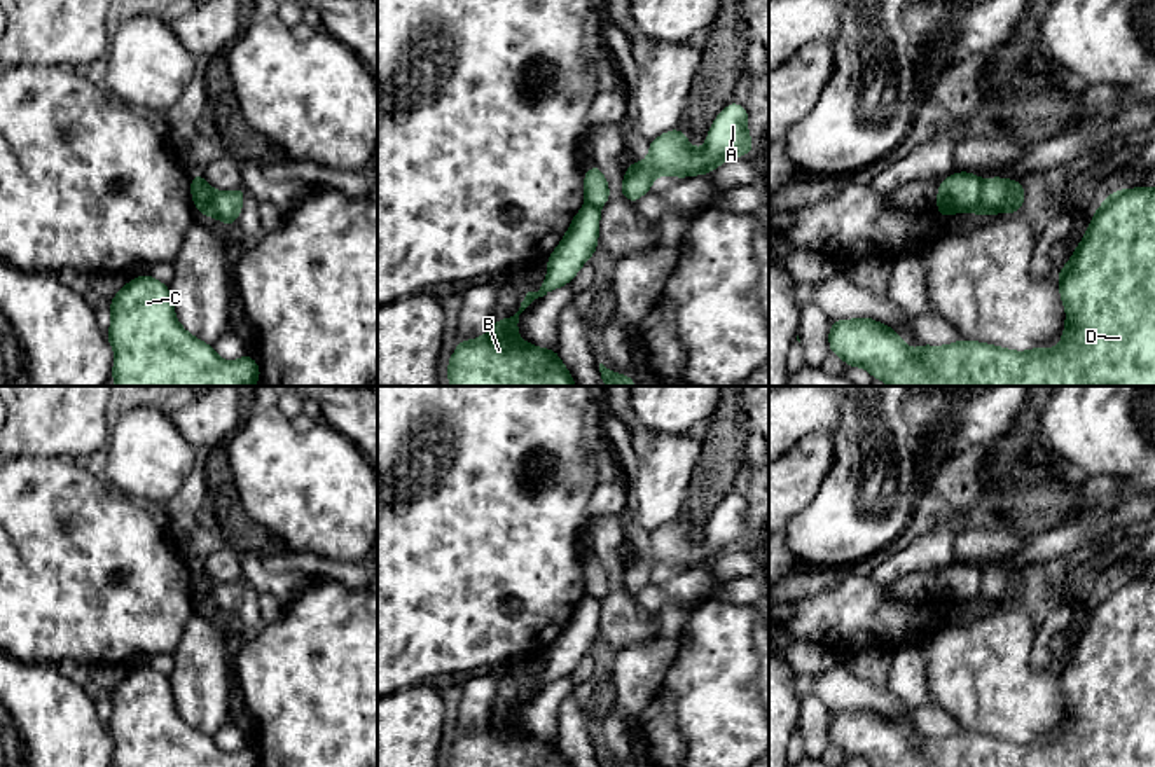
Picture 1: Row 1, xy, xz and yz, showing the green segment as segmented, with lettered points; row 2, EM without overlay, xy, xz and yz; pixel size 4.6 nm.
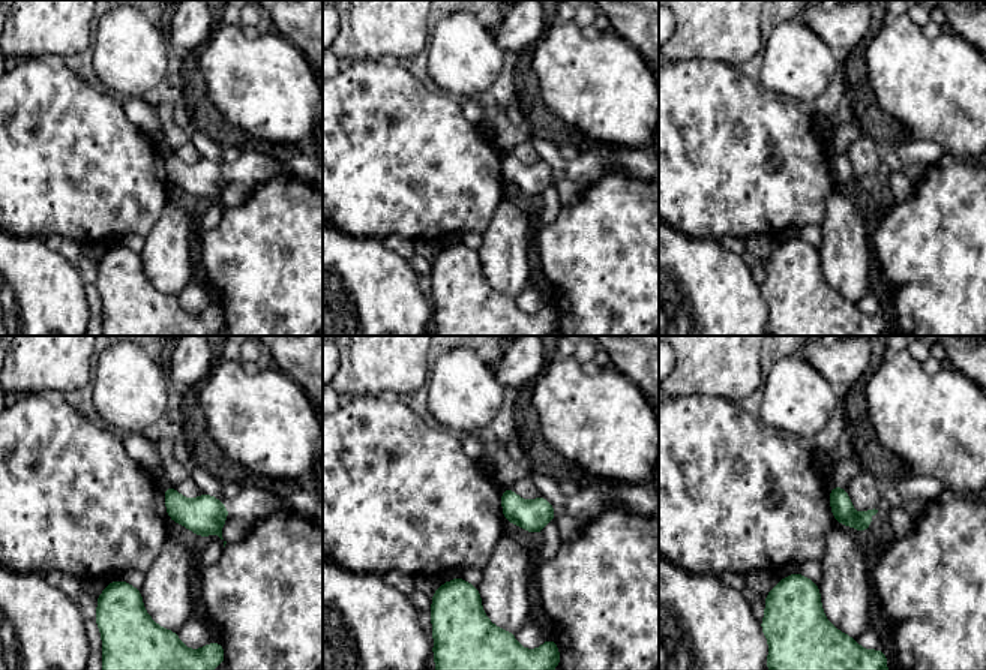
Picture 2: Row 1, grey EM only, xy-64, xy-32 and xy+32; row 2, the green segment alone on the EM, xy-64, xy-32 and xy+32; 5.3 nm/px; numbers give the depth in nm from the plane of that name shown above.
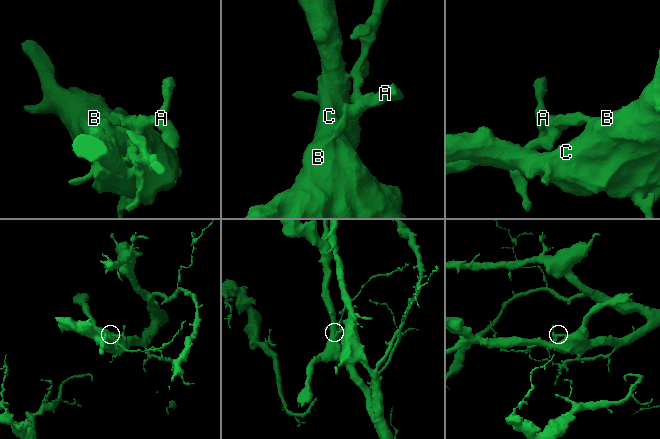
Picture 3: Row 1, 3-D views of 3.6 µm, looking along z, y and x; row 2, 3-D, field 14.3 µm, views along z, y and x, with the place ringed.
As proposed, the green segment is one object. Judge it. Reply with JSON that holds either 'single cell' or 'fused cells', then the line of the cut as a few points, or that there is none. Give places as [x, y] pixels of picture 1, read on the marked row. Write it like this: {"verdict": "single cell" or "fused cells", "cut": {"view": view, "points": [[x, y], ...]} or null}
{"verdict": "fused cells", "cut": {"view": "xy", "points": [[203, 180], [207, 214]]}}

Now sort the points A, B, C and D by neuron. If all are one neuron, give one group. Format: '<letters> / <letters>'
A / B C D

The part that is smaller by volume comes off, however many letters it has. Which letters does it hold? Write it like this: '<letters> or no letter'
A

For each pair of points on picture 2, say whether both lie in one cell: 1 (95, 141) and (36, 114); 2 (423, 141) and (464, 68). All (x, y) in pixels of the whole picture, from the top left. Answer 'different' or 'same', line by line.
1: same
2: different

